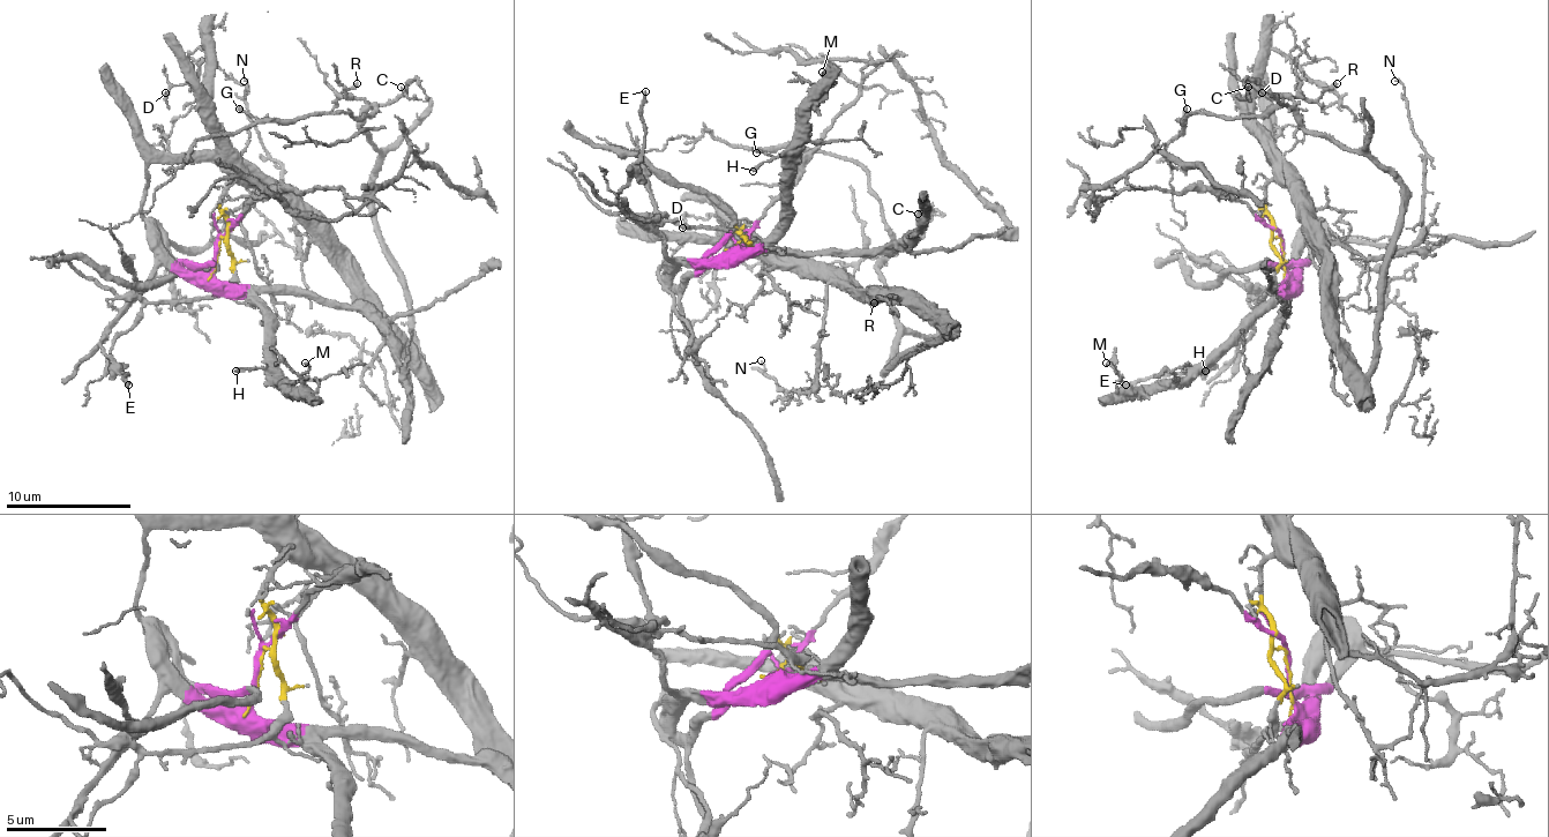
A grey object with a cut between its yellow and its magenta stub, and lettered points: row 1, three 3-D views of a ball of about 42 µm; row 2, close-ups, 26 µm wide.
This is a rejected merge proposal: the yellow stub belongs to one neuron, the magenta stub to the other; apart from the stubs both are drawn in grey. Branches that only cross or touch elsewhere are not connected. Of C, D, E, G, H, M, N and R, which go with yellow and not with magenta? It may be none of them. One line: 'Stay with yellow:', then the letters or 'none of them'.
Stay with yellow: C, D, G, N, R

